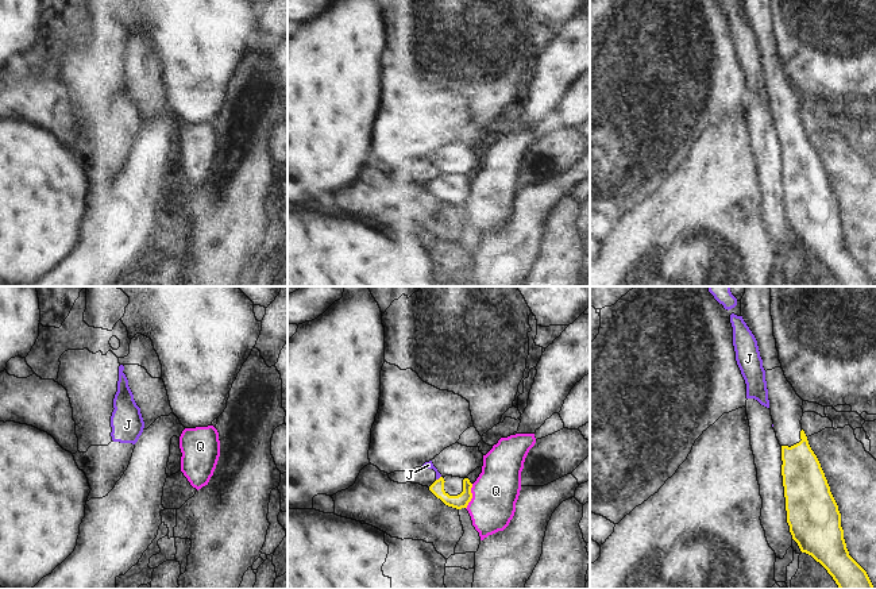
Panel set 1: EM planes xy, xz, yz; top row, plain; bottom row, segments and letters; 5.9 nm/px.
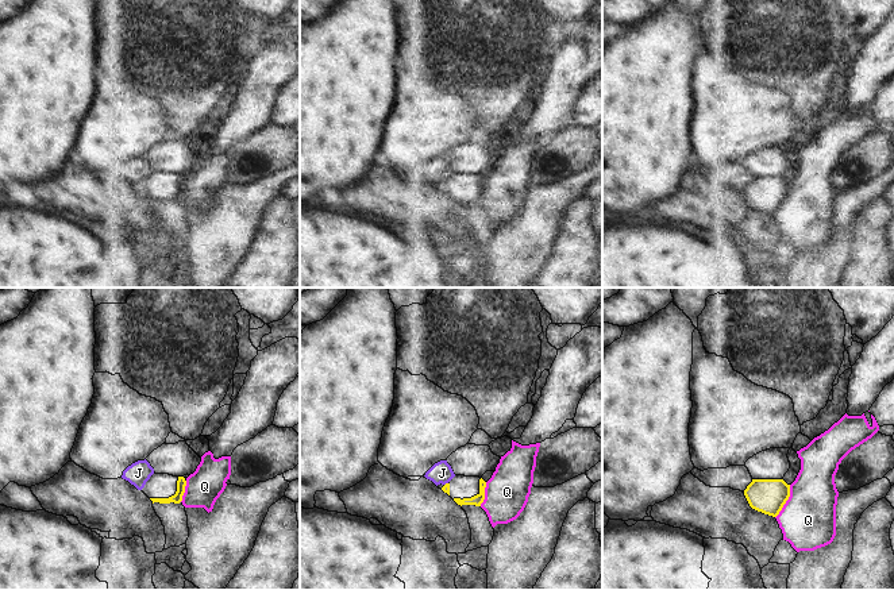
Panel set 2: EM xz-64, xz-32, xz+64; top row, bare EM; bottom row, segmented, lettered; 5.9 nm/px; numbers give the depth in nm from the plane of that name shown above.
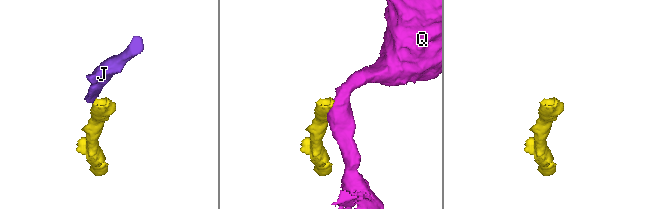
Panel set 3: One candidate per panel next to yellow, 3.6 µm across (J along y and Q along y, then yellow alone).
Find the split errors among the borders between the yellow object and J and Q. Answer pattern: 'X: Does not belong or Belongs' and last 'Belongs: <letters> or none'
J: Does not belong
Q: Does not belong
Belongs: none.

